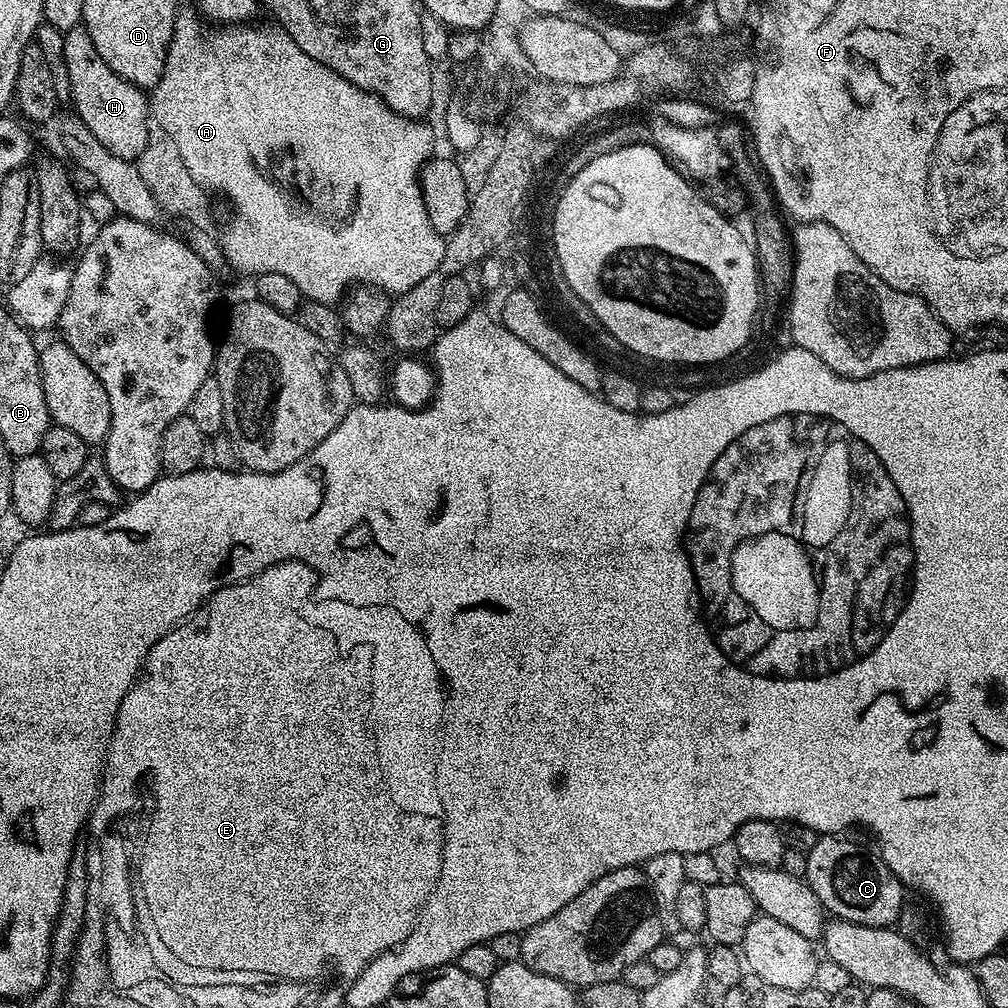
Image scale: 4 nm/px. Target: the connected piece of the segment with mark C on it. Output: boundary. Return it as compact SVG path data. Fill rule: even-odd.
M836 834L821 835L820 841L814 846L814 850L807 852L808 875L806 879L814 890L814 894L818 894L818 898L824 904L825 909L833 917L875 928L887 928L895 925L900 919L901 910L906 907L905 885L901 884L899 878L889 870L887 862L880 859L875 851L867 852L866 849L859 848L852 840L840 839L844 838Z

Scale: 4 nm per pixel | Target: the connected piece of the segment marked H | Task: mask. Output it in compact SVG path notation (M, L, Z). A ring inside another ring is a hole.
M81 26L63 33L64 72L68 75L68 92L72 95L75 115L110 153L135 162L148 142L150 131L150 100L145 89L126 82L94 50L87 28Z

